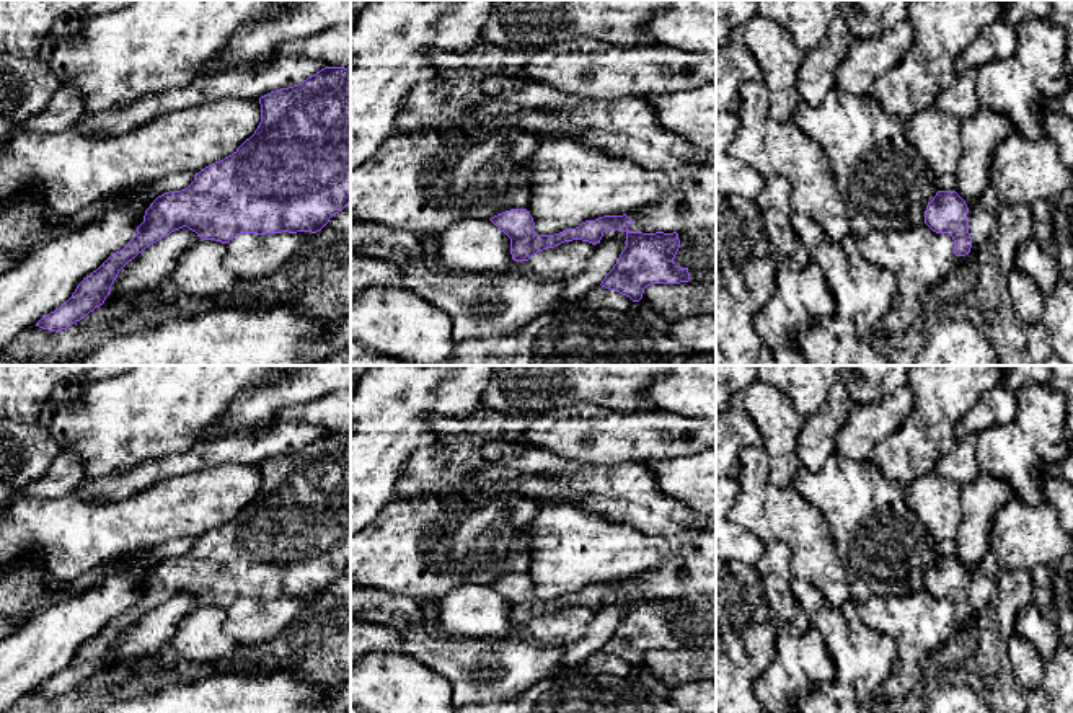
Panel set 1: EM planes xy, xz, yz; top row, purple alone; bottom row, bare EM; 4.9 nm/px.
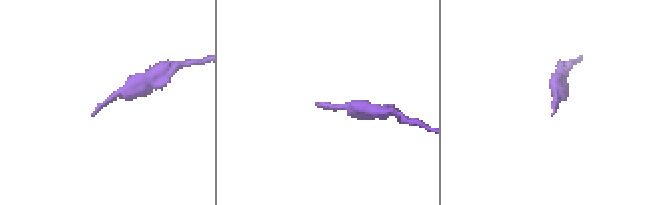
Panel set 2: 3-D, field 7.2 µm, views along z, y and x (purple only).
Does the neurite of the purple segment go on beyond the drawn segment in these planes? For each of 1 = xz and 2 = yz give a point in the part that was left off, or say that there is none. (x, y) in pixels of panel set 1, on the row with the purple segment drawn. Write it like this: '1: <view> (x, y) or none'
1: none
2: none

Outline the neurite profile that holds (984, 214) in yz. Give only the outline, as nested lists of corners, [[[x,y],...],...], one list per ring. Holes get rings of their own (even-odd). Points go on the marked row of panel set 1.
[[[993,183],[990,188],[978,197],[978,201],[969,209],[969,233],[972,238],[970,253],[965,256],[956,256],[954,269],[951,274],[959,274],[970,268],[977,250],[991,240],[1003,202],[1000,201]]]

